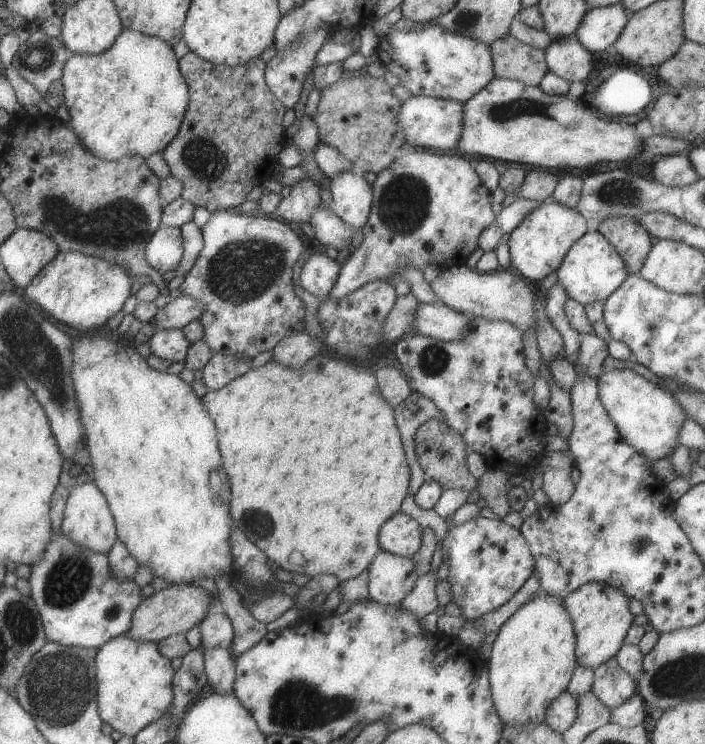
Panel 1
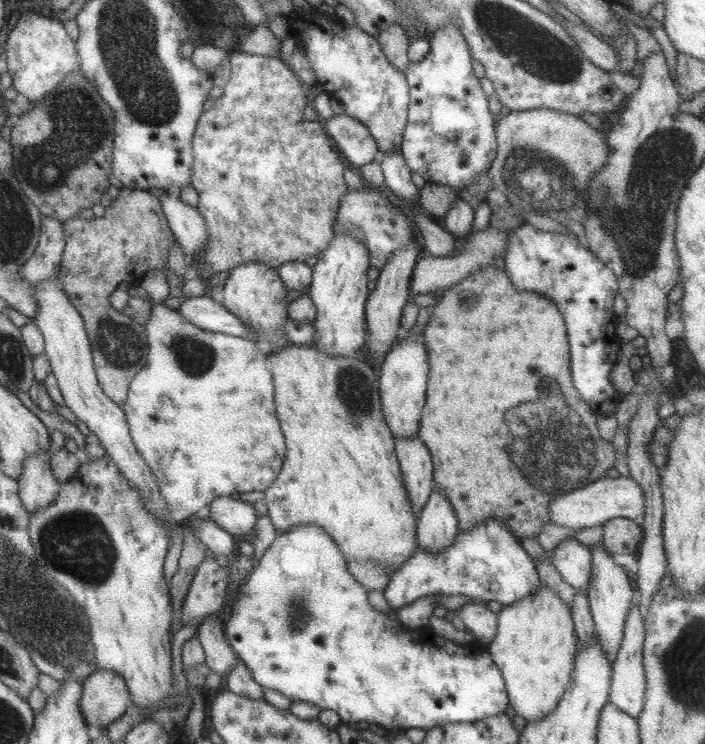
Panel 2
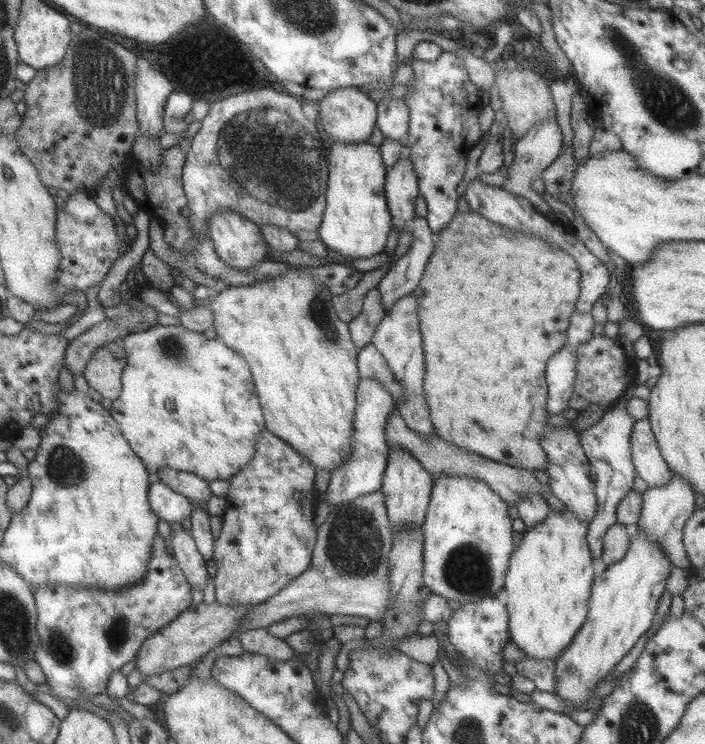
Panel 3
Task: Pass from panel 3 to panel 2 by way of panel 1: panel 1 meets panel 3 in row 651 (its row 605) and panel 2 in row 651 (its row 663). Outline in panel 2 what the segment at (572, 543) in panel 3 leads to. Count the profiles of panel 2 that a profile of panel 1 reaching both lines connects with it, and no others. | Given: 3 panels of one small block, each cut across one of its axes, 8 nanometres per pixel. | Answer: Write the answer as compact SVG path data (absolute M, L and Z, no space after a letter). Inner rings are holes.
M545 584L539 585L533 593L509 605L502 605L497 613L497 631L493 640L487 644L487 652L495 666L501 671L509 706L526 723L536 722L551 714L557 701L561 699L565 687L569 684L574 665L574 655L579 639L573 630L573 621L569 609L557 593Z

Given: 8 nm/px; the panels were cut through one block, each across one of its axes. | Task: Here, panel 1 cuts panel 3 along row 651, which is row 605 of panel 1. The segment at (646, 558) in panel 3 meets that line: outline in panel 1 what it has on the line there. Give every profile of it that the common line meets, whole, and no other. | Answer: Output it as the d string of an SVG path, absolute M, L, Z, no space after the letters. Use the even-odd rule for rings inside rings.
M588 582L560 599L560 603L567 610L575 633L577 666L593 670L602 662L607 662L616 656L617 651L623 645L627 628L631 625L633 618L629 611L629 599L621 590L611 588L603 582Z

